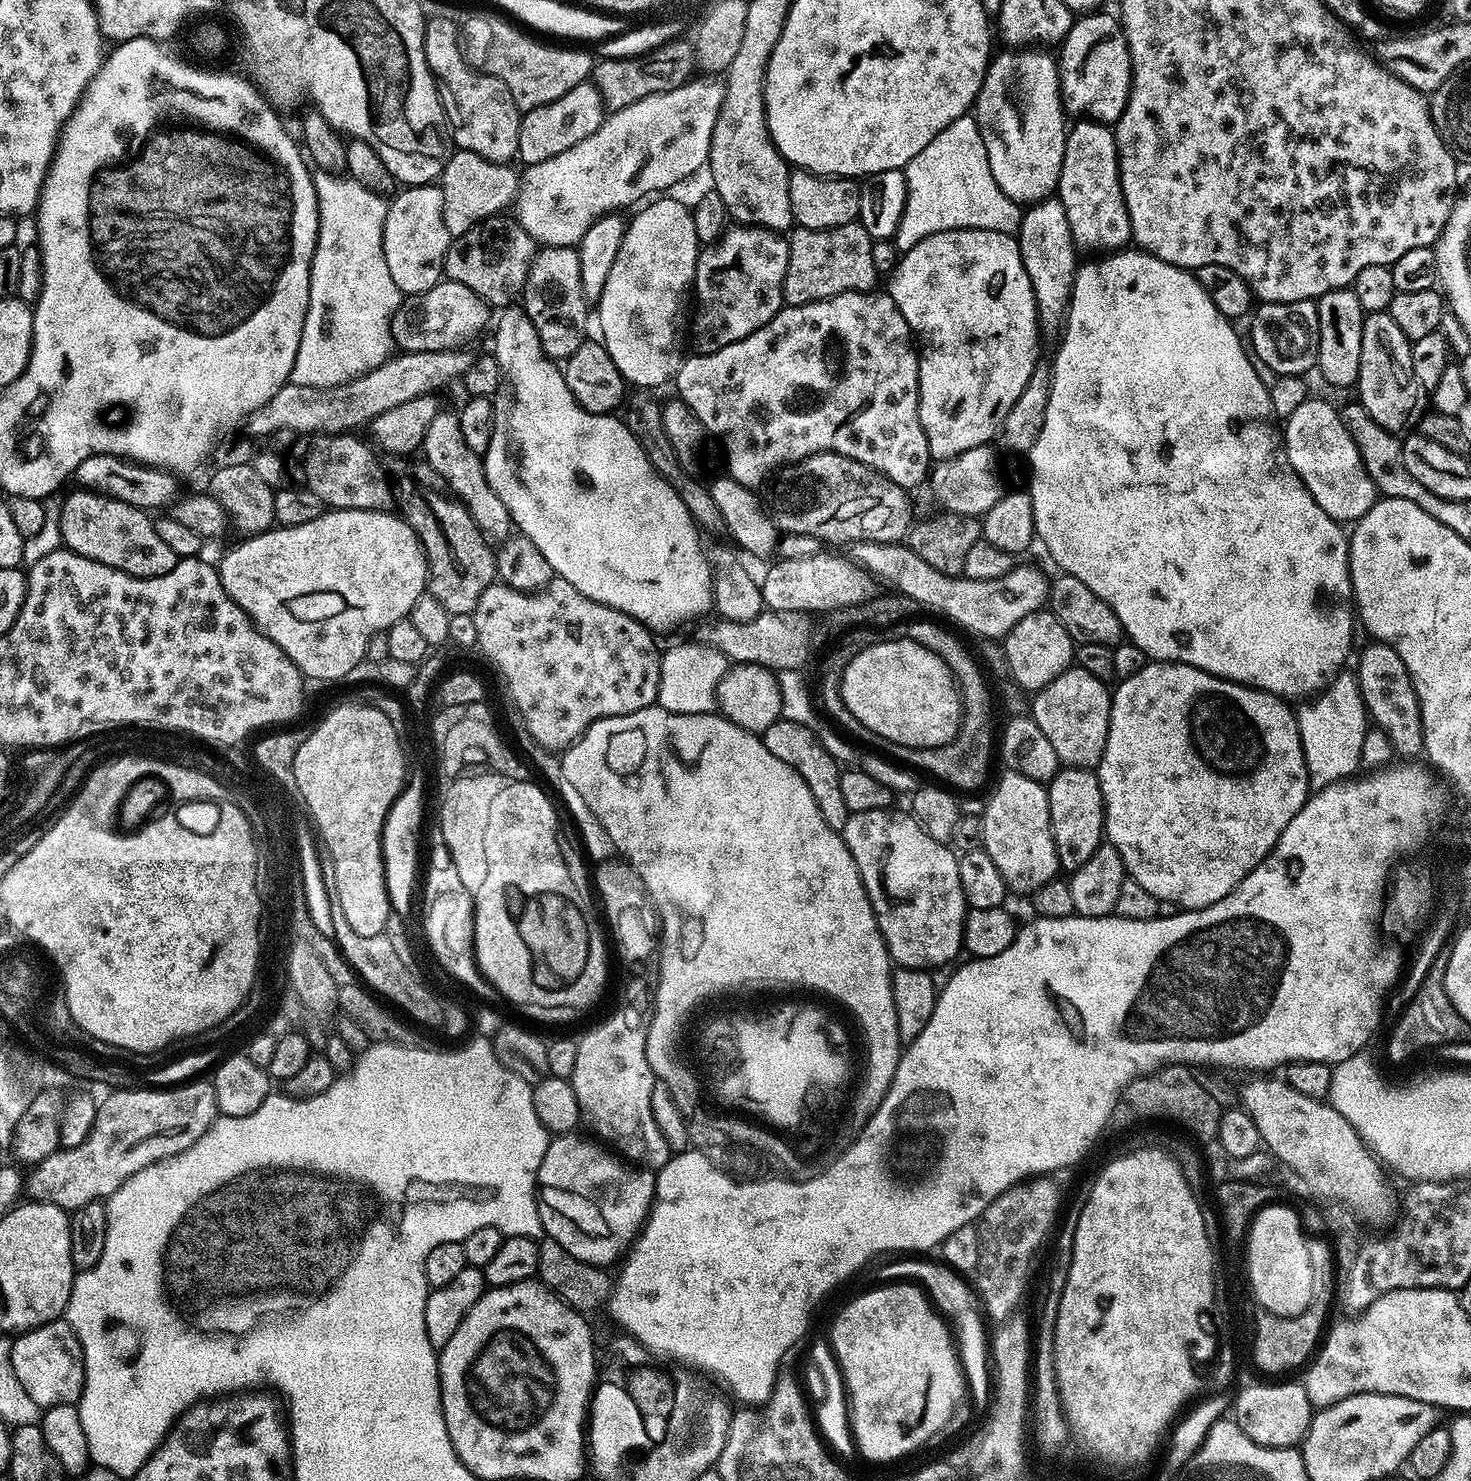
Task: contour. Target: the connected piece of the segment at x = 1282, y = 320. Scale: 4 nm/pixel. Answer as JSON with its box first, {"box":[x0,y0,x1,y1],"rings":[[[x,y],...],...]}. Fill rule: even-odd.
{"box":[1250,301,1320,375],"rings":[[[1315,301],[1261,303],[1251,317],[1250,346],[1255,357],[1268,364],[1277,375],[1305,375],[1319,363],[1320,319]]]}

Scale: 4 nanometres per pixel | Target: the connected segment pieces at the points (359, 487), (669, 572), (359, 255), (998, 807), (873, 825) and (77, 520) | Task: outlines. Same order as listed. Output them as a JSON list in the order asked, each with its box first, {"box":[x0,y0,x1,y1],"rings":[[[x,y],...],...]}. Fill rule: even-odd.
[{"box":[303,432,390,510],"rings":[[[347,432],[316,434],[304,452],[303,487],[310,490],[329,509],[384,510],[390,504],[390,480],[376,465],[376,456],[359,440],[359,435]]]},{"box":[482,306,713,630],"rings":[[[509,306],[503,309],[499,316],[500,321],[496,324],[497,340],[494,355],[498,366],[502,366],[504,384],[512,393],[509,396],[500,394],[495,397],[496,413],[490,434],[490,446],[484,451],[482,459],[486,482],[490,482],[490,490],[494,490],[494,494],[498,494],[502,506],[506,506],[515,531],[521,536],[530,538],[530,542],[534,542],[534,546],[538,546],[539,552],[546,557],[546,562],[550,562],[553,573],[559,579],[570,582],[570,586],[574,586],[574,590],[586,594],[586,598],[590,598],[594,602],[605,604],[614,610],[622,610],[622,614],[634,617],[650,630],[670,628],[682,620],[690,620],[694,616],[702,615],[706,610],[709,611],[713,607],[712,568],[707,564],[702,541],[700,542],[700,538],[696,534],[697,523],[693,520],[690,510],[686,510],[680,493],[674,491],[664,481],[664,477],[657,474],[655,466],[648,461],[642,446],[623,419],[615,420],[617,417],[612,414],[599,416],[588,412],[577,402],[574,394],[570,394],[570,386],[566,386],[561,365],[555,360],[548,359],[548,355],[542,350],[534,326],[524,313],[523,307]]]},{"box":[290,170,402,388],"rings":[[[316,170],[313,171],[312,181],[320,215],[312,266],[319,271],[313,270],[310,274],[310,306],[306,310],[306,322],[302,326],[302,342],[298,342],[298,354],[294,358],[296,369],[292,371],[290,380],[298,386],[329,388],[365,376],[390,359],[394,352],[392,315],[398,310],[402,294],[398,286],[394,286],[394,278],[390,278],[386,254],[382,250],[382,230],[389,201],[349,174]]]},{"box":[982,771,1061,894],"rings":[[[1005,771],[1003,775],[982,811],[982,850],[998,866],[1009,893],[1031,894],[1057,879],[1061,871],[1050,826],[1048,789],[1017,772]]]},{"box":[842,806,969,970],"rings":[[[889,806],[887,808],[866,810],[865,812],[853,812],[848,817],[842,835],[846,846],[850,850],[850,854],[854,858],[854,862],[858,866],[858,874],[862,878],[864,888],[868,891],[868,897],[872,903],[872,909],[876,915],[876,921],[880,927],[884,944],[888,948],[889,957],[901,968],[933,970],[941,964],[953,962],[960,948],[964,947],[964,915],[967,914],[969,907],[964,903],[962,882],[958,878],[958,866],[960,862],[957,853],[945,841],[930,838],[930,834],[926,834],[926,830],[922,830],[922,826],[918,826],[918,822],[912,817],[911,811],[895,812],[894,809],[895,807]]]},{"box":[60,490,178,578],"rings":[[[75,490],[65,498],[60,509],[60,538],[63,547],[72,552],[82,554],[82,558],[90,558],[94,562],[102,562],[102,566],[114,566],[114,570],[122,570],[138,578],[158,578],[162,574],[170,574],[174,570],[178,557],[162,538],[158,538],[158,530],[153,517],[143,508],[135,508],[121,500],[103,496],[91,490]]]}]

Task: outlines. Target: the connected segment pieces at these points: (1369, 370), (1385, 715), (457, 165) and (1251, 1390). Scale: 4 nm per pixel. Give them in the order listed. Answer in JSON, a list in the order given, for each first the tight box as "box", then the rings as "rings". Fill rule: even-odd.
[{"box":[1355,312,1426,433],"rings":[[[1370,312],[1362,322],[1362,358],[1358,366],[1355,387],[1360,388],[1358,403],[1386,430],[1399,433],[1408,423],[1415,421],[1425,411],[1426,393],[1414,378],[1410,362],[1412,341],[1398,330],[1394,318],[1386,312]],[[1425,402],[1425,405],[1424,405]]]},{"box":[1354,642,1424,762],"rings":[[[1368,642],[1360,656],[1360,665],[1354,668],[1356,681],[1360,683],[1360,693],[1368,719],[1390,740],[1390,746],[1397,757],[1405,756],[1412,762],[1424,750],[1424,727],[1418,694],[1414,682],[1406,670],[1406,662],[1398,658],[1396,651],[1388,644]]]},{"box":[438,150,522,238],"rings":[[[456,150],[453,153],[453,156],[451,153],[445,159],[444,170],[438,177],[438,187],[444,198],[442,216],[446,222],[446,230],[455,238],[466,234],[466,230],[470,230],[474,225],[482,223],[483,220],[489,220],[492,216],[501,215],[505,211],[503,208],[511,209],[517,199],[522,180],[518,172],[512,169],[513,165],[511,163],[490,162],[473,152]]]},{"box":[1234,1383,1314,1448],"rings":[[[1303,1383],[1252,1384],[1234,1396],[1234,1419],[1251,1440],[1271,1448],[1291,1448],[1308,1433],[1314,1409]]]}]

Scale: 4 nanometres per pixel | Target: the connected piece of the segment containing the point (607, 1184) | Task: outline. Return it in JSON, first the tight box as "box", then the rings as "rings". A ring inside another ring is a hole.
{"box":[536,1134,656,1266],"rings":[[[556,1134],[549,1139],[546,1158],[542,1158],[542,1166],[538,1166],[536,1175],[538,1214],[547,1239],[558,1242],[562,1250],[570,1250],[574,1258],[601,1266],[615,1265],[632,1247],[633,1240],[648,1217],[656,1195],[656,1177],[651,1171],[629,1166],[619,1155],[613,1154],[595,1139],[587,1140],[580,1135]]]}

